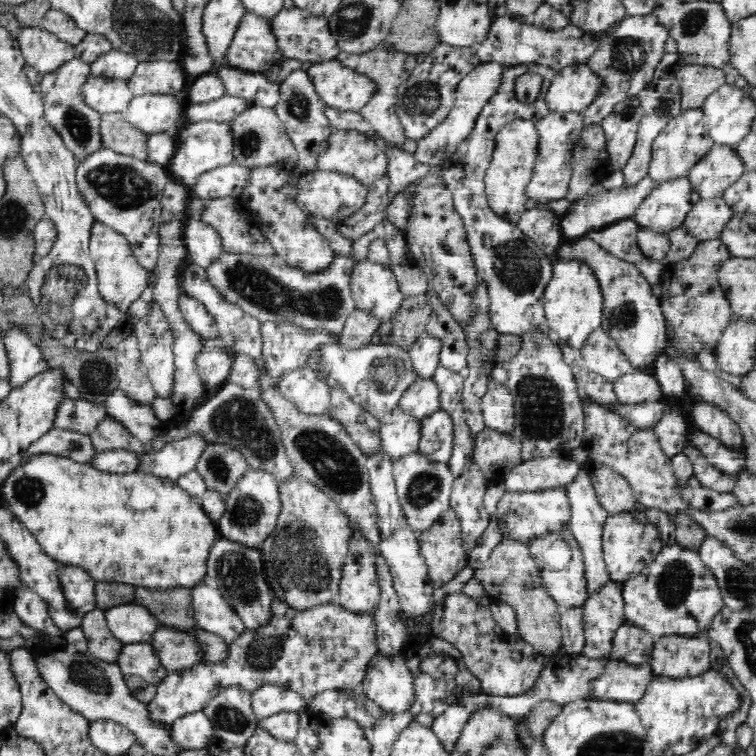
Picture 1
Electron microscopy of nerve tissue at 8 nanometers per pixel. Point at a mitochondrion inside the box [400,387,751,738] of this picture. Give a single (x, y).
(672, 586)

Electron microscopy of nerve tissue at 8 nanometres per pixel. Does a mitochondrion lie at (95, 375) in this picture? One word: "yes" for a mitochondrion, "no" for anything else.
yes

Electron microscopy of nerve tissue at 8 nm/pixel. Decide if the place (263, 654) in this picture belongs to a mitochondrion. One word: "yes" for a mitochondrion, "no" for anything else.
yes

